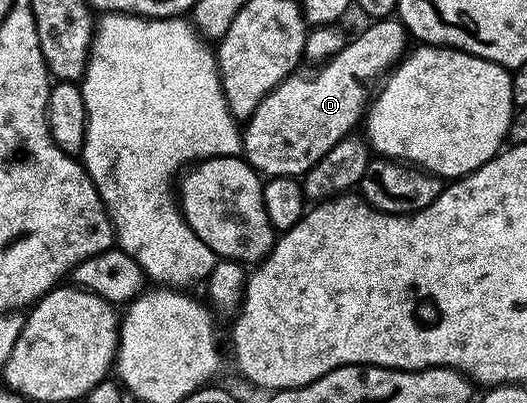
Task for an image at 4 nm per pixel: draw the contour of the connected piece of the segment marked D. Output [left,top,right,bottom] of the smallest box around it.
[243,18,411,177]

